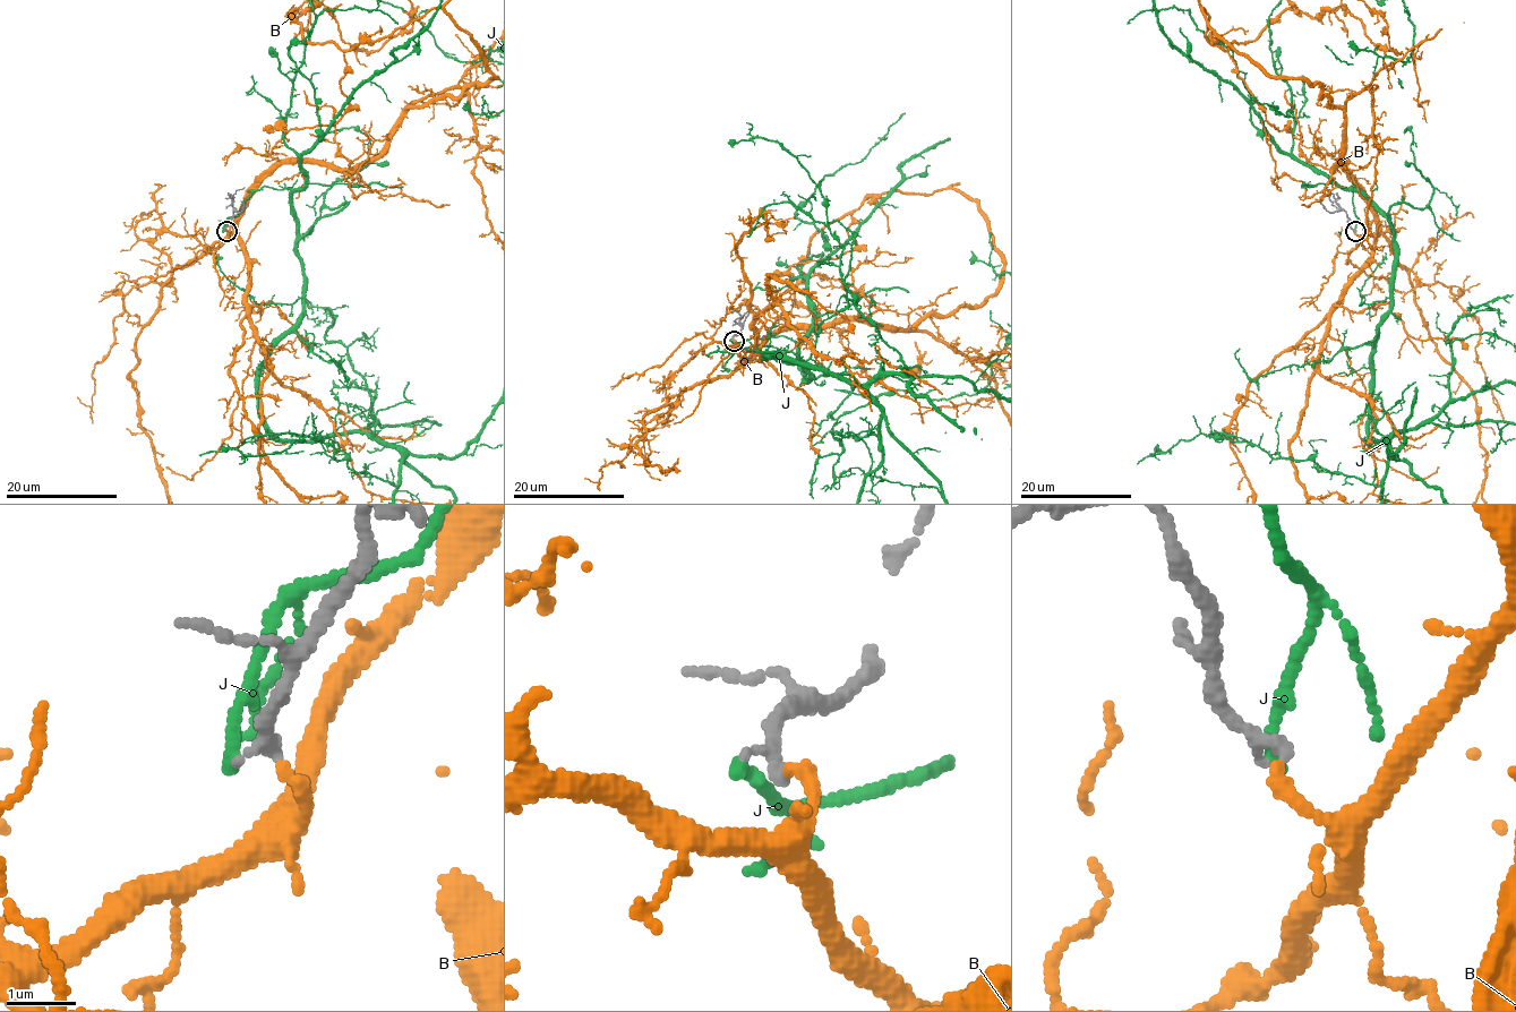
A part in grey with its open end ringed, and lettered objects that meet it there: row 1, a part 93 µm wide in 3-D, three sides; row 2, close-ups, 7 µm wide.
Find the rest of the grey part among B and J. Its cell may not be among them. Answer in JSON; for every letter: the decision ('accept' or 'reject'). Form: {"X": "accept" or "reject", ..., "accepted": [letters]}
{"B": "accept", "J": "reject", "accepted": ["B"]}

